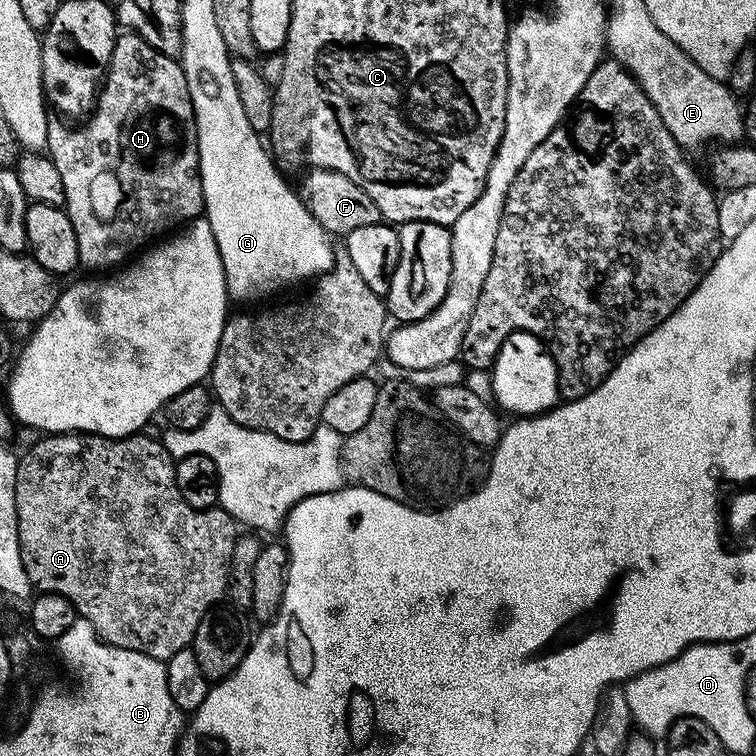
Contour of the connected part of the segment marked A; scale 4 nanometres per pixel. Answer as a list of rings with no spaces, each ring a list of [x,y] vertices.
[[[62,432],[59,434],[48,434],[40,438],[40,441],[38,441],[25,456],[21,455],[19,457],[16,465],[14,498],[16,499],[16,521],[18,522],[18,546],[20,547],[22,566],[28,575],[28,583],[37,593],[53,592],[54,594],[62,594],[62,598],[69,600],[76,608],[77,613],[94,626],[97,636],[99,636],[104,643],[113,644],[115,648],[121,648],[122,650],[141,652],[150,658],[166,662],[170,658],[174,658],[174,654],[178,654],[178,650],[182,650],[191,645],[192,639],[194,638],[194,630],[198,630],[198,622],[202,622],[202,618],[205,614],[207,614],[211,608],[217,607],[217,605],[225,599],[228,590],[228,578],[232,571],[232,555],[234,554],[234,546],[236,545],[238,525],[225,508],[219,506],[214,508],[195,508],[187,504],[178,490],[178,482],[176,481],[176,460],[165,450],[163,443],[161,443],[157,437],[155,440],[152,436],[144,435],[145,434],[137,434],[134,436],[94,436],[86,432]]]

